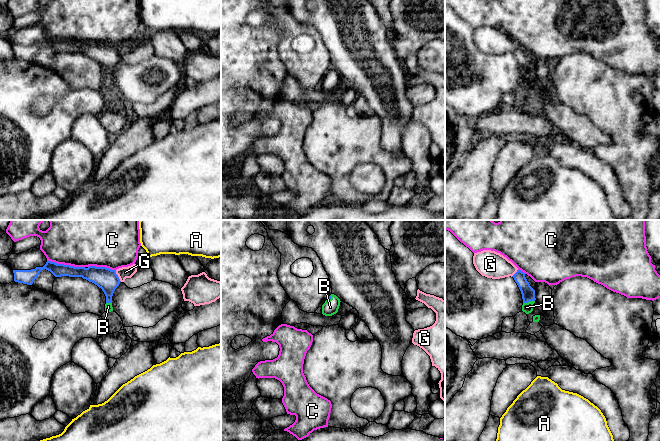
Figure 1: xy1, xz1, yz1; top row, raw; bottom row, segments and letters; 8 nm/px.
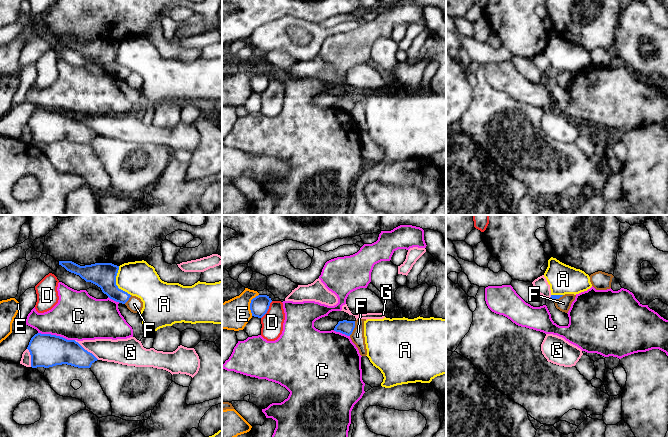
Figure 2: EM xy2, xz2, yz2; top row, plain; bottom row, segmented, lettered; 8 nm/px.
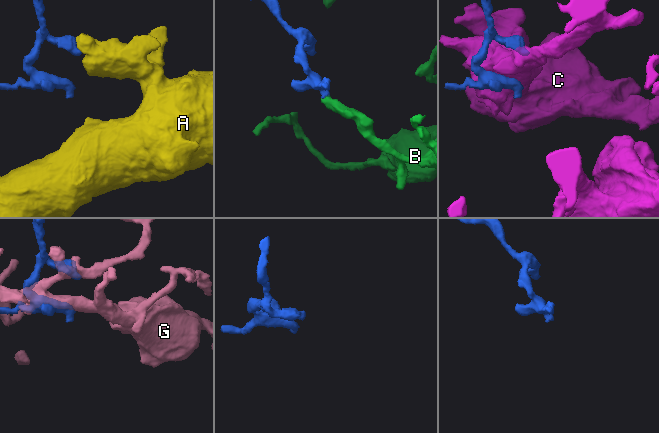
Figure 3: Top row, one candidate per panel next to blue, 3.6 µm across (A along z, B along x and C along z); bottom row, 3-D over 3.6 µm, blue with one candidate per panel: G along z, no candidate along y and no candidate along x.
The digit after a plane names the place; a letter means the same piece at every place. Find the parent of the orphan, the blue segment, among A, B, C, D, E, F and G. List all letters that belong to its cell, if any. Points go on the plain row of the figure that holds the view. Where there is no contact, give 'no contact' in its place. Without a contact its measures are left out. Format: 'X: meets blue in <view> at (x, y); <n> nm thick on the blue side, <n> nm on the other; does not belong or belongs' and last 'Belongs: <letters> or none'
A: meets blue in xy2 at (115, 59); 200 nm thick on the blue side, 280 nm on the other; does not belong
B: meets blue in yz1 at (528, 77); 110 nm thick on the blue side, 80 nm on the other; belongs
C: meets blue in xy1 at (66, 41); 130 nm thick on the blue side, 360 nm on the other; does not belong
D: meets blue in xz2 at (267, 86); 150 nm thick on the blue side, 180 nm on the other; does not belong
E: meets blue in xz2 at (250, 80); 150 nm thick on the blue side, 240 nm on the other; does not belong
F: meets blue in xz2 at (354, 103); 110 nm thick on the blue side, 110 nm on the other; does not belong
G: meets blue in xy2 at (86, 126); 240 nm thick on the blue side, 190 nm on the other; does not belong
Belongs: B

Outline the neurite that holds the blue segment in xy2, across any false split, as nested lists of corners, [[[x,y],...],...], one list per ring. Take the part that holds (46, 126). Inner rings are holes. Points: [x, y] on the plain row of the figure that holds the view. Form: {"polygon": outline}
{"polygon": [[[35,110],[27,125],[31,131],[32,144],[49,144],[62,140],[90,144],[98,136],[75,116],[51,110]]]}

